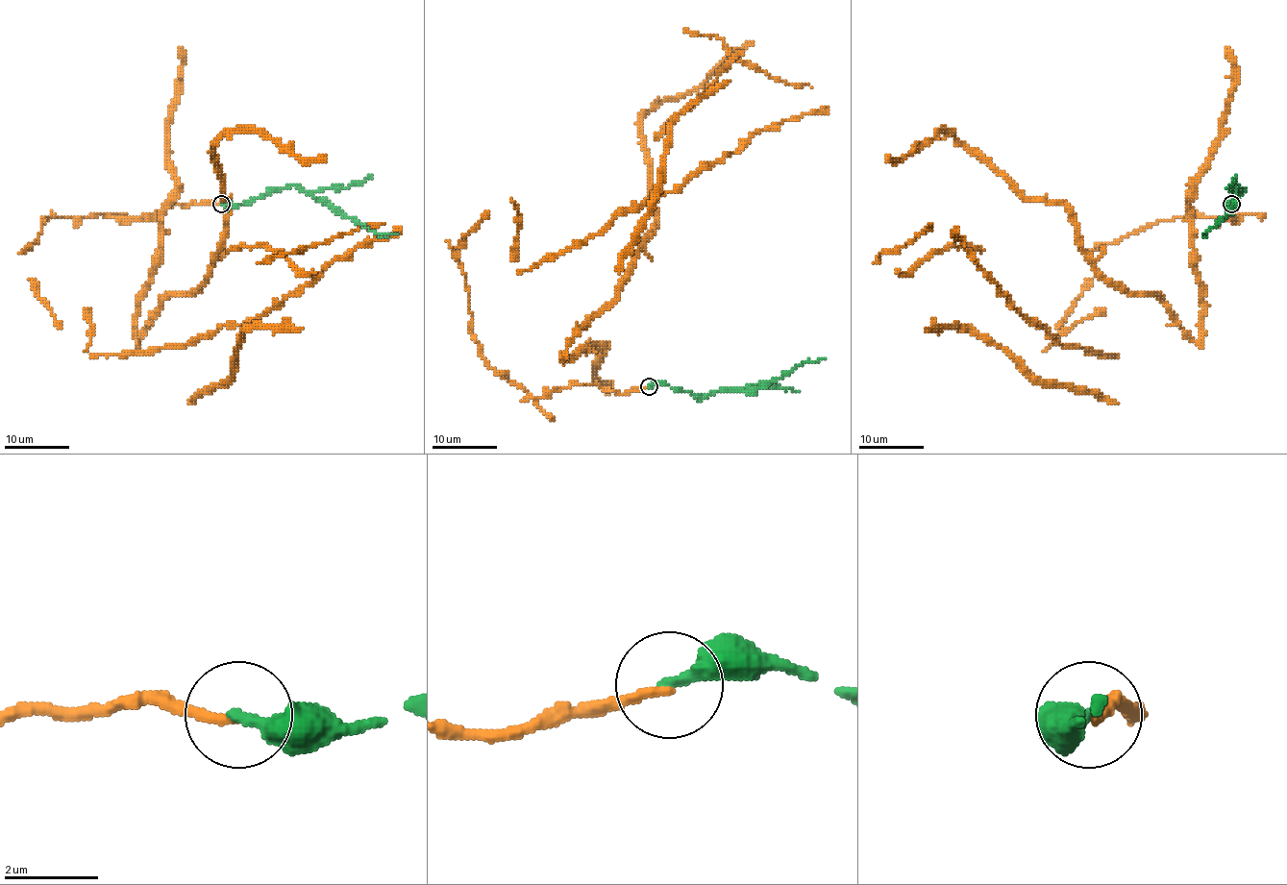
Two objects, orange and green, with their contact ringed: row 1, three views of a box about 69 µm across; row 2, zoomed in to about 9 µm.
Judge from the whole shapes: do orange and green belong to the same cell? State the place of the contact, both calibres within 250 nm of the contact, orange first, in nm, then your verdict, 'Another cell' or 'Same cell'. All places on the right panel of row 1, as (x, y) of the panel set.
Place: (1231, 204). Thickness 200 nm (orange) against 280 nm. Same cell

